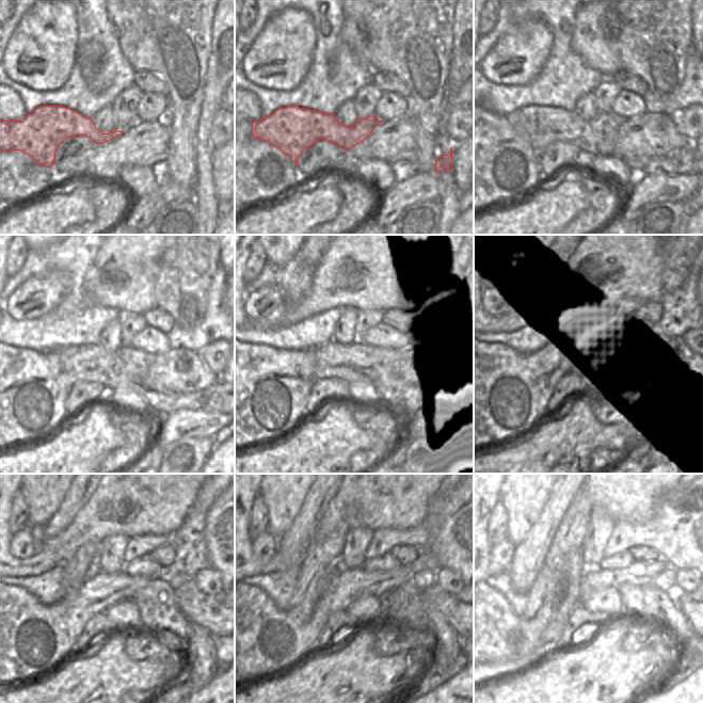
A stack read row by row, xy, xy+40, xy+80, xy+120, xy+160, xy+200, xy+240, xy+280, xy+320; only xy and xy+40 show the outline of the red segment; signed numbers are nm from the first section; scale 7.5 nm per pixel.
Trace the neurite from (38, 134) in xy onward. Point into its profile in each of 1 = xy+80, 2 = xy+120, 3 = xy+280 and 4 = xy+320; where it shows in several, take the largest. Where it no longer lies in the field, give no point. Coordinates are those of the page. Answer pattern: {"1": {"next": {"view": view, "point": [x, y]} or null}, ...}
{"1": {"next": {"view": "xy+80", "point": [540, 126]}}, "2": {"next": {"view": "xy+120", "point": [126, 368]}}, "3": {"next": {"view": "xy+280", "point": [401, 605]}}, "4": {"next": {"view": "xy+320", "point": [658, 618]}}}

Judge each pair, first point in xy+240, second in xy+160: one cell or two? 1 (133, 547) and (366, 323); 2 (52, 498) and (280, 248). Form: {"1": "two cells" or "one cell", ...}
{"1": "one cell", "2": "one cell"}

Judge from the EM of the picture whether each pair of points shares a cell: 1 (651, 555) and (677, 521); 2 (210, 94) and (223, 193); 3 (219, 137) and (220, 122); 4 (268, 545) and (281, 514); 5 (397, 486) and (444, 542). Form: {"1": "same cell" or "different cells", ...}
{"1": "different cells", "2": "different cells", "3": "same cell", "4": "different cells", "5": "different cells"}

